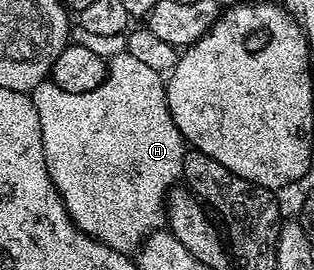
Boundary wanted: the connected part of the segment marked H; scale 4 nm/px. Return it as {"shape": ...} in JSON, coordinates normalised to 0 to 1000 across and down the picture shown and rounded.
{"shape":[[[382,185],[382,204],[366,204],[341,233],[341,278],[328,307],[309,330],[283,344],[207,344],[175,307],[140,300],[121,307],[108,337],[96,341],[105,389],[118,404],[118,433],[131,433],[131,537],[143,567],[143,611],[150,637],[182,715],[201,733],[207,774],[274,870],[290,870],[309,893],[322,893],[338,915],[357,915],[363,930],[417,937],[439,919],[443,904],[510,852],[525,826],[525,756],[532,722],[573,674],[583,644],[583,578],[589,570],[589,519],[583,496],[564,478],[551,433],[538,419],[532,385],[532,311],[513,300],[513,278],[446,230],[443,215],[424,211],[401,185]]]}

